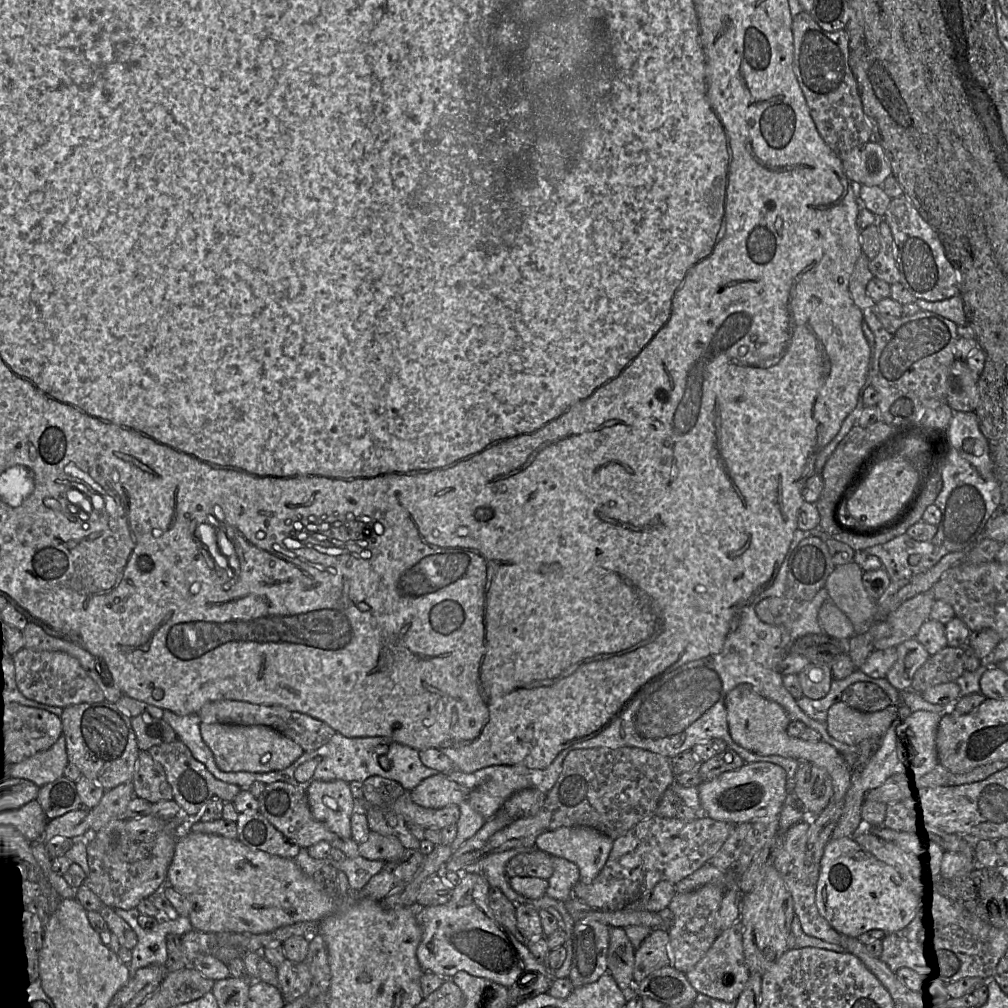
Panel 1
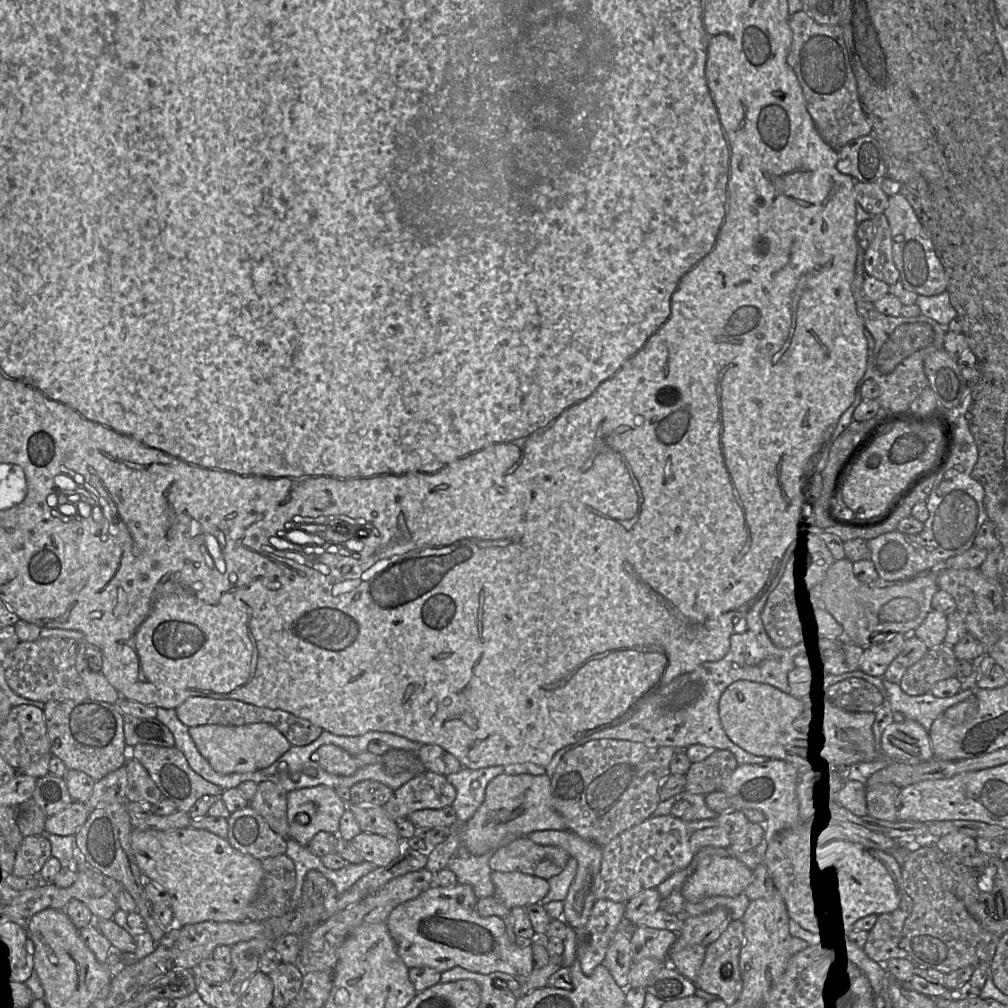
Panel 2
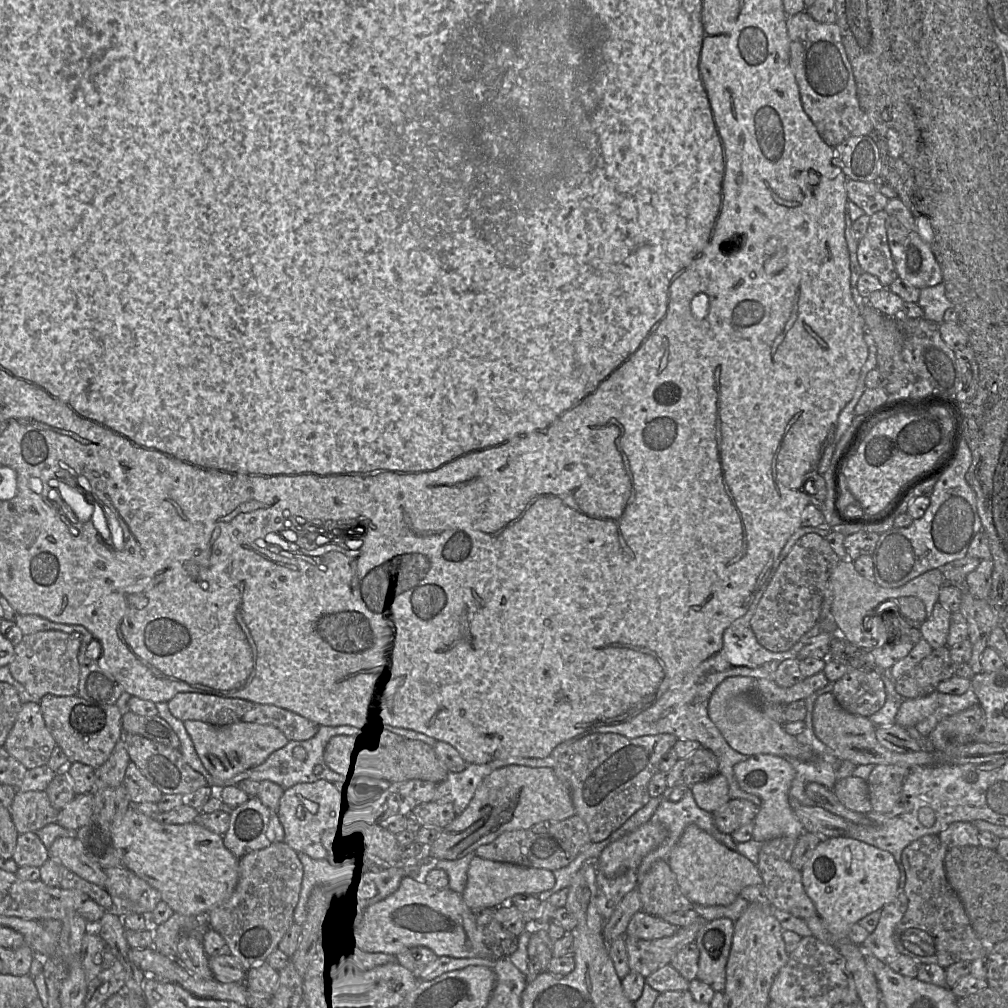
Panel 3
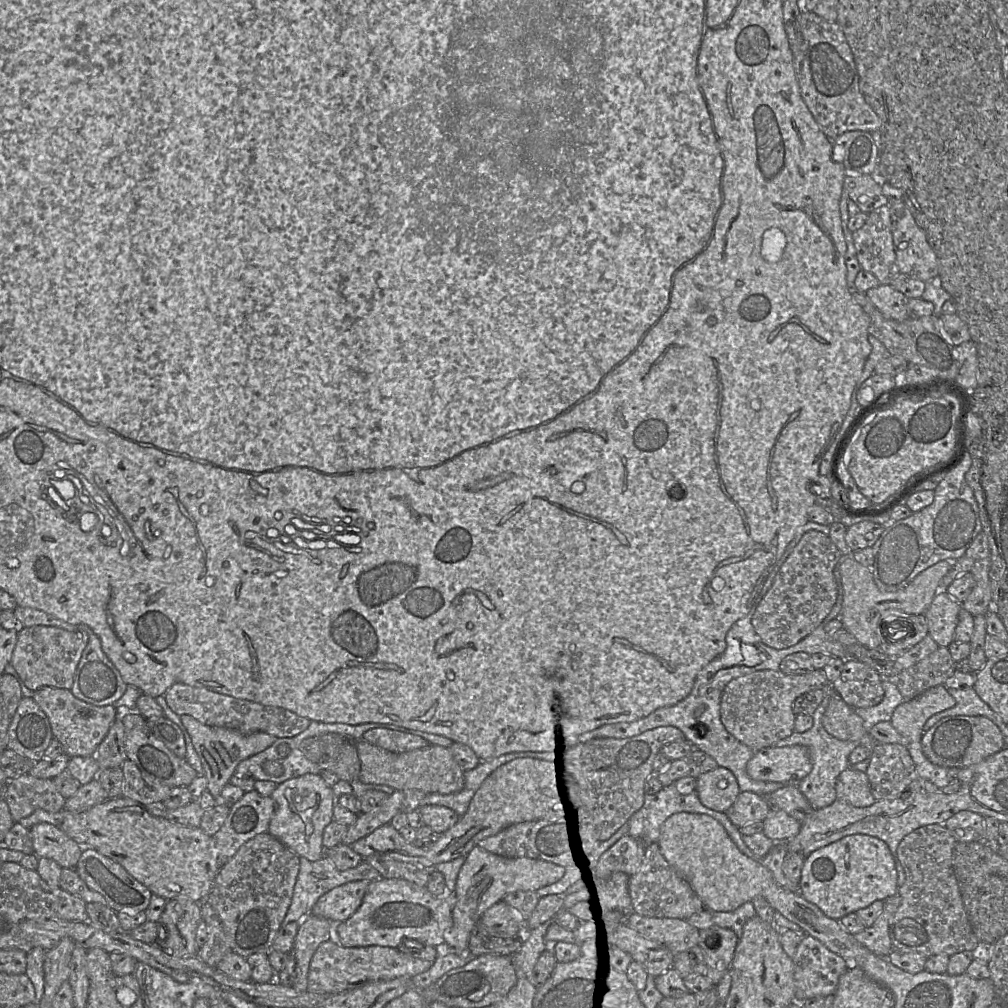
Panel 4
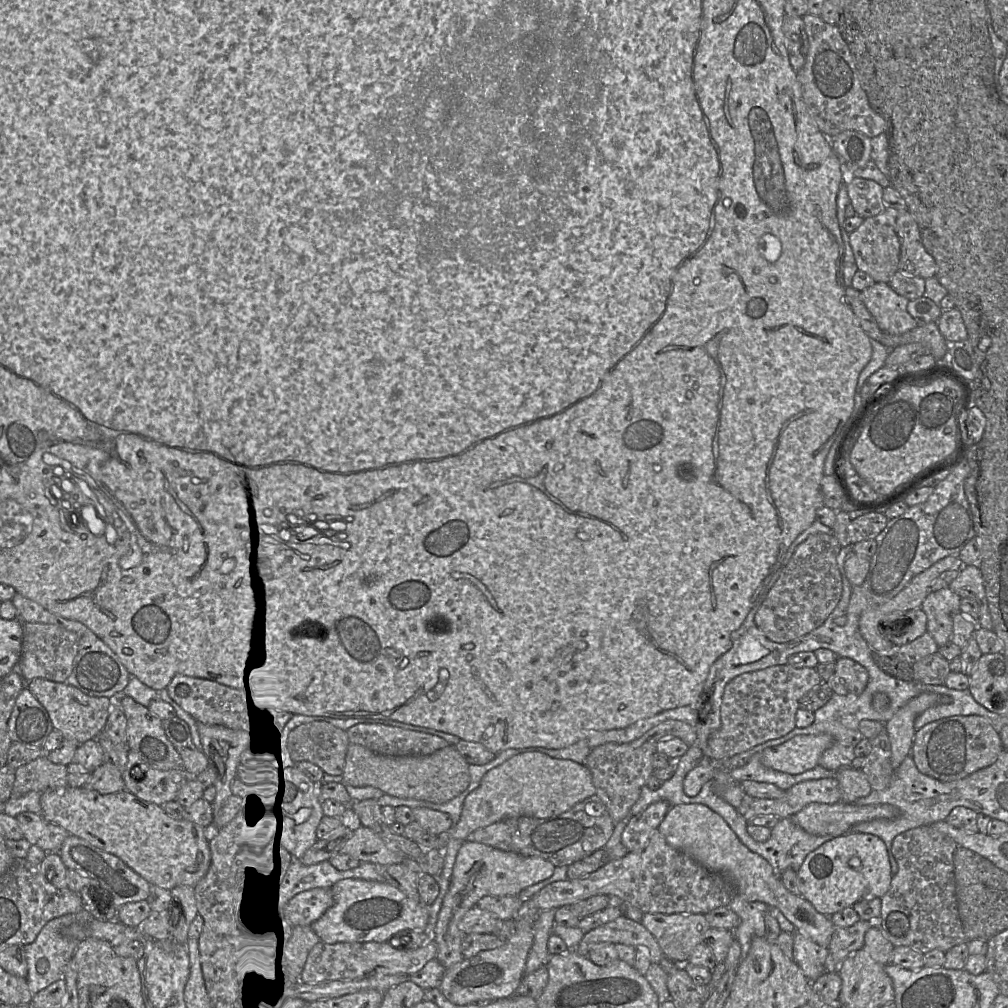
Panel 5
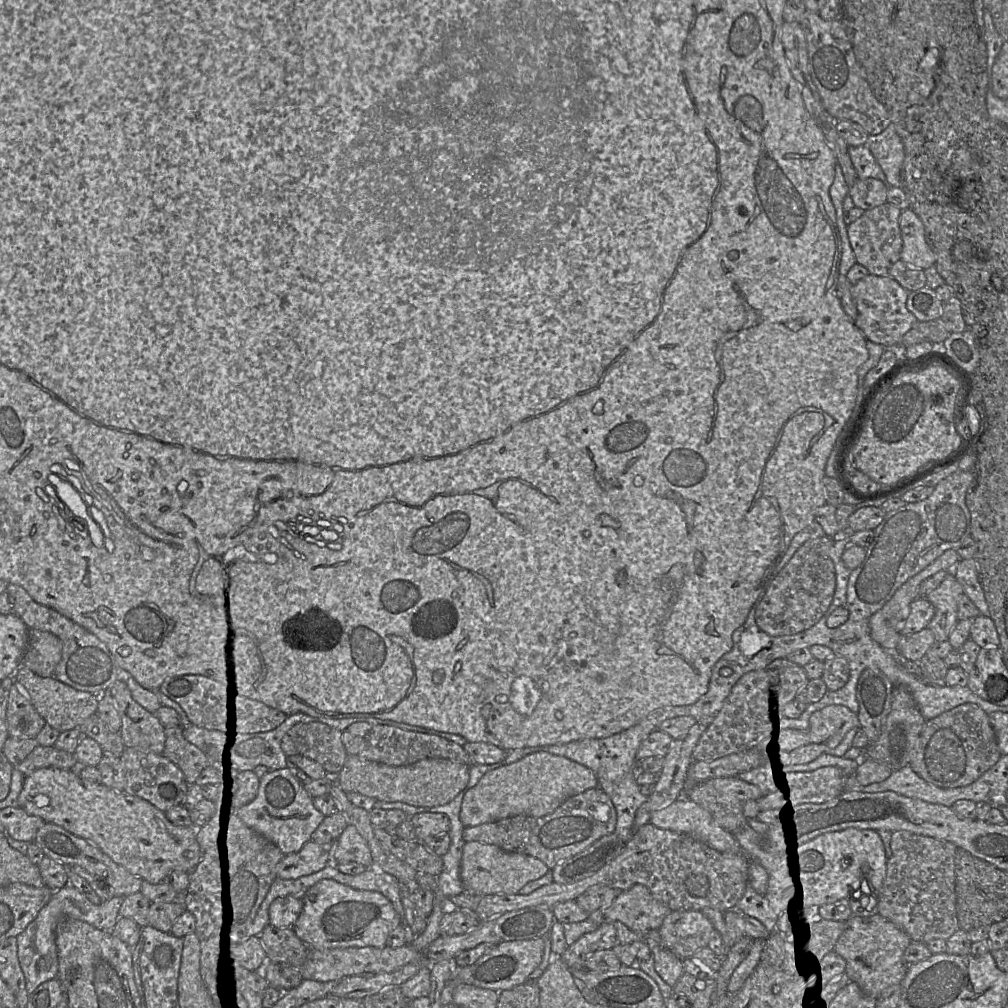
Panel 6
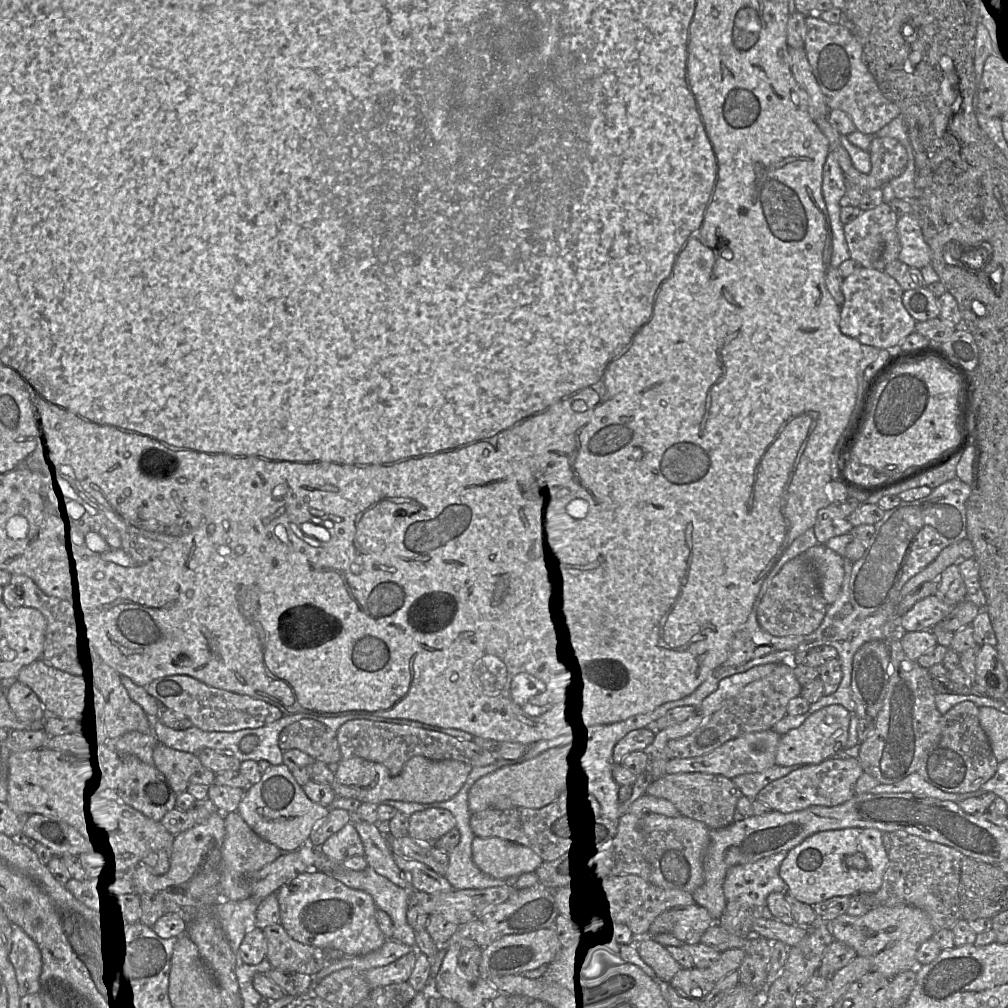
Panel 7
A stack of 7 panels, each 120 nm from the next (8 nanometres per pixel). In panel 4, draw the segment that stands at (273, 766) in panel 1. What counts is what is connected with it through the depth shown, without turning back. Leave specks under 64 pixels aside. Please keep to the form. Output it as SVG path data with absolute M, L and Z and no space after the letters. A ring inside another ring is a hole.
M181 715L180 720L187 729L192 744L201 760L204 775L208 782L207 790L216 799L220 799L221 791L230 782L237 765L250 756L268 748L277 738L266 732L244 734L234 729L211 727L202 724L190 715Z

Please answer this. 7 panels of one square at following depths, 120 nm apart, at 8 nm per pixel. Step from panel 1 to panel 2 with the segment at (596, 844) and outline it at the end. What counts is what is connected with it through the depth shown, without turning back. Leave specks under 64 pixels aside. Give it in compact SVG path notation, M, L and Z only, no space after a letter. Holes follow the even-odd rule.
M539 830L531 832L528 837L536 844L557 846L564 849L578 864L576 875L564 900L564 921L573 929L579 929L587 923L596 902L595 892L599 883L601 870L602 847L587 841L569 830Z

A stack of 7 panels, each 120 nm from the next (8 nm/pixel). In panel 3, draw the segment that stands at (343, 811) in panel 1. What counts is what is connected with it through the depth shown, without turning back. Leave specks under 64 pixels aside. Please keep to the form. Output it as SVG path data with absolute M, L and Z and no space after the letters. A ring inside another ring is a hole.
M325 779L298 783L284 790L276 812L284 828L284 842L296 852L302 852L313 859L325 858L322 835L332 828L339 827L340 816L346 806L344 792Z

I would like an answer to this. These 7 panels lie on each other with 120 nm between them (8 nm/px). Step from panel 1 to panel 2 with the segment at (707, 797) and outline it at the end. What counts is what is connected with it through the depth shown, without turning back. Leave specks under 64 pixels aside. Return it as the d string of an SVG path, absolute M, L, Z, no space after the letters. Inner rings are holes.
M769 759L760 764L738 765L721 788L728 800L729 809L740 811L748 808L756 809L764 815L762 823L764 837L754 849L762 858L762 863L767 844L774 834L800 820L795 795L795 771L795 766L791 763L777 759Z

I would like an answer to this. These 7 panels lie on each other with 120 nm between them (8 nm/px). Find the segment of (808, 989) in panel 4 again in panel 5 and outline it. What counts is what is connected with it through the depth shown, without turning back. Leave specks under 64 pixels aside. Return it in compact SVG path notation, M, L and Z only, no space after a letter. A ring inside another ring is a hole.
M793 932L793 961L805 977L813 983L826 973L828 948L822 947L801 932Z

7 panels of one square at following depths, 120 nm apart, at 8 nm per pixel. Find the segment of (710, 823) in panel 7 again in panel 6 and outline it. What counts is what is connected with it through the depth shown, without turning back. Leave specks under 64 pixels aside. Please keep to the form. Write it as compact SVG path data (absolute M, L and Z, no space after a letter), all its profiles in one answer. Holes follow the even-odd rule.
M737 777L712 778L697 783L685 798L708 811L724 830L734 833L749 823L743 814L743 804L763 796L761 790Z

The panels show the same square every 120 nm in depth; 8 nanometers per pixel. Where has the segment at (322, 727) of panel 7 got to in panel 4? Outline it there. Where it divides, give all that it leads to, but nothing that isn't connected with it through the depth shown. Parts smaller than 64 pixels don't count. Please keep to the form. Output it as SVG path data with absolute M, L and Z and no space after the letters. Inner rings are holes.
M326 733L304 739L299 745L305 757L322 770L335 773L339 780L358 780L360 760L354 741L338 733Z

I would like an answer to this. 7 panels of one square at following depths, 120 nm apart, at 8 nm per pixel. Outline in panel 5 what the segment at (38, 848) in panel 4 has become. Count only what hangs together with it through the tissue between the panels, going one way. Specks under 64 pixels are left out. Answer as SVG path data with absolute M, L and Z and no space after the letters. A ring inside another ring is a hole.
M22 812L16 816L23 837L46 853L58 853L70 833L62 827L47 821L42 815Z

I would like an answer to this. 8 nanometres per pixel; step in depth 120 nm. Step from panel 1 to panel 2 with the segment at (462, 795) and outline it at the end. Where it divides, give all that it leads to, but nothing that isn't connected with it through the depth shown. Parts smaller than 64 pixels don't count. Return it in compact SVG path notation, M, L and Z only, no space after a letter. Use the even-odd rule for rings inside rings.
M425 770L395 790L384 807L399 820L417 810L451 806L455 797L455 787L444 775Z

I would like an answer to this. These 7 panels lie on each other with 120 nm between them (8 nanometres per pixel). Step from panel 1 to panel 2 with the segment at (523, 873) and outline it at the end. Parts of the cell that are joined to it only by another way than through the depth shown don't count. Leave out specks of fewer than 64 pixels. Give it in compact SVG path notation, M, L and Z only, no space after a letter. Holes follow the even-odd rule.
M518 836L492 851L489 867L495 872L522 872L548 880L566 867L570 855L557 846L534 843L528 836Z

